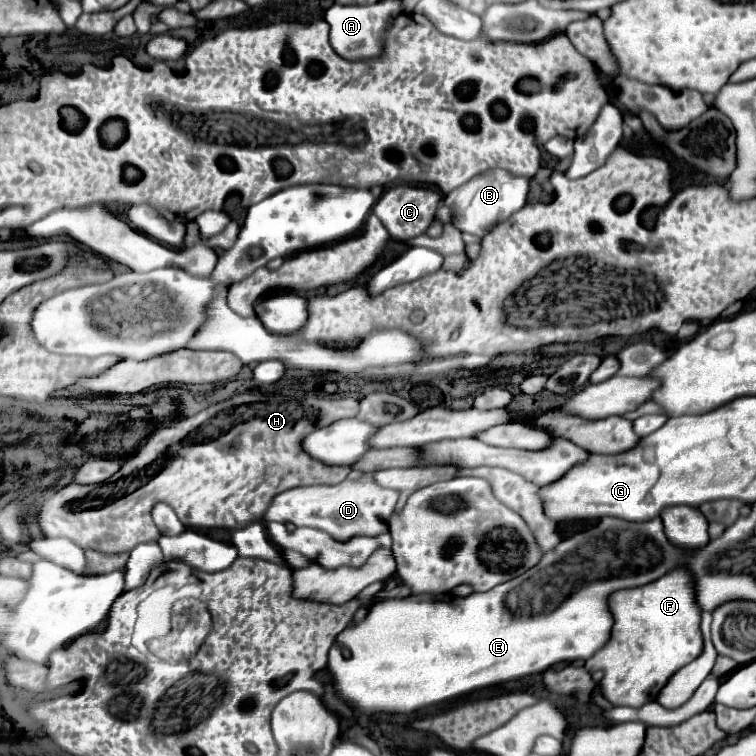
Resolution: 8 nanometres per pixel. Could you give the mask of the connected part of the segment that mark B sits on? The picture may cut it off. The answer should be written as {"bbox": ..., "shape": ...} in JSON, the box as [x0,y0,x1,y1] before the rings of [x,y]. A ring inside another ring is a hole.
{"bbox":[444,168,528,238],"shape":[[[494,168],[494,170],[486,170],[478,176],[474,176],[466,184],[462,184],[456,190],[452,190],[450,194],[446,194],[444,204],[454,208],[456,216],[458,216],[458,218],[454,218],[454,226],[460,232],[472,232],[474,236],[482,238],[486,232],[490,232],[492,226],[496,226],[498,222],[510,218],[510,214],[520,210],[526,202],[528,192],[527,178],[512,176],[512,174],[506,174],[506,170]]]}

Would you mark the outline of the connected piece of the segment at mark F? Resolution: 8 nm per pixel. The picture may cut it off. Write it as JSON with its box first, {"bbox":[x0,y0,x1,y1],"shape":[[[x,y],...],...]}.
{"bbox":[572,566,702,708],"shape":[[[678,566],[656,582],[610,594],[608,602],[614,618],[608,642],[586,662],[576,660],[572,664],[584,665],[588,672],[602,670],[604,678],[600,680],[600,688],[604,698],[614,706],[640,708],[656,700],[674,672],[702,654],[702,610],[696,602],[694,576],[686,566]]]}

